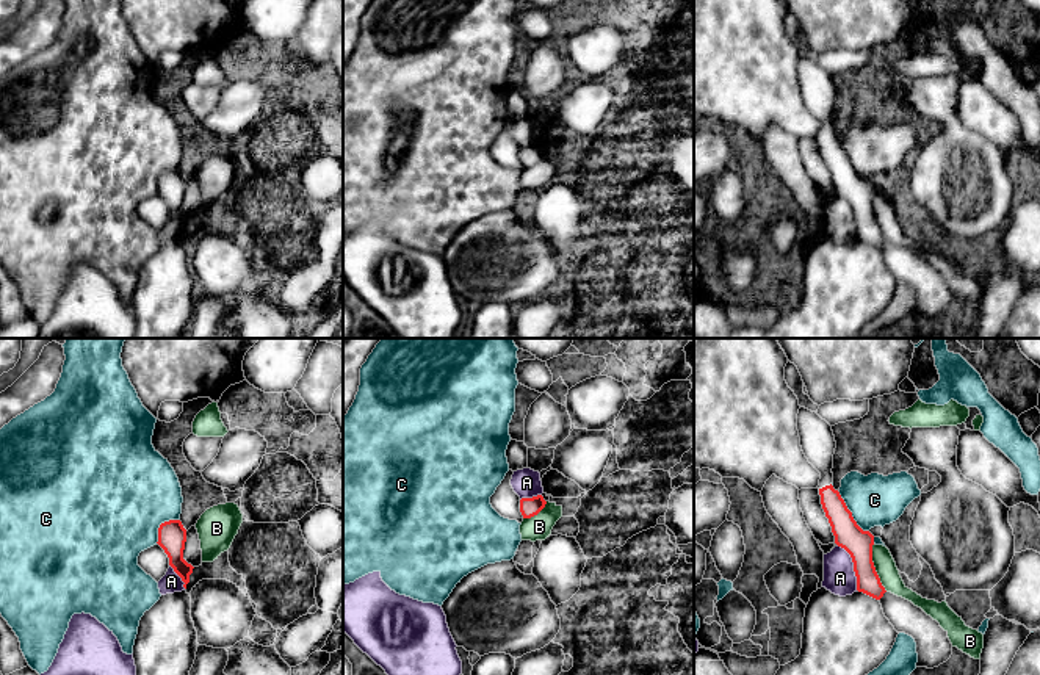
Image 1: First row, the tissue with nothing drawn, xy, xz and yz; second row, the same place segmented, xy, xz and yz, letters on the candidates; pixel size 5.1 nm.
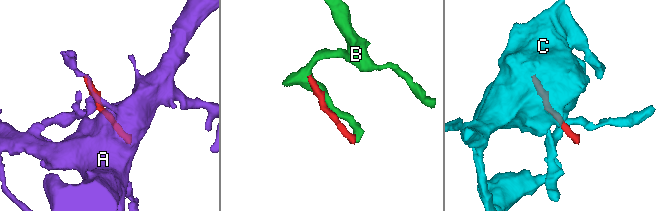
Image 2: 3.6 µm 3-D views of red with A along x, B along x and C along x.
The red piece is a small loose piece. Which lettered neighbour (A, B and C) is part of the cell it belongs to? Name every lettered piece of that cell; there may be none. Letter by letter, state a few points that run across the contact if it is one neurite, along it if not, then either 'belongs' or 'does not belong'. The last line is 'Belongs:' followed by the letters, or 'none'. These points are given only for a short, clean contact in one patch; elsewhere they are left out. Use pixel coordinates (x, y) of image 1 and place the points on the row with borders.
A: does not belong
B: does not belong
C: does not belong
Belongs: none

